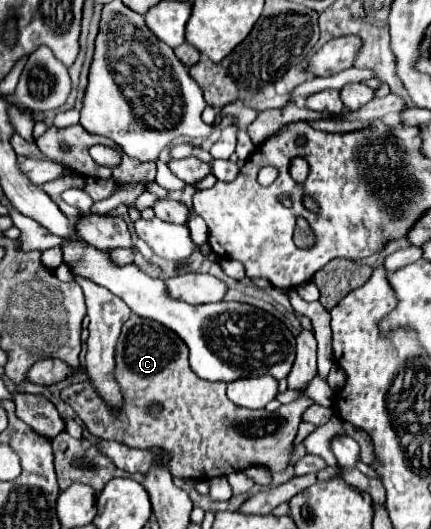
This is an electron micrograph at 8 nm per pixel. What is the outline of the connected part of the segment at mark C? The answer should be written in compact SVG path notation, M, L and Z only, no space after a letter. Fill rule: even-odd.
M136 314L124 322L116 344L114 380L120 384L122 410L110 410L106 406L84 368L72 368L60 358L38 360L26 372L28 382L42 386L60 384L72 378L78 384L74 412L82 418L90 434L104 440L116 440L130 448L160 446L170 452L168 468L172 476L192 480L212 478L214 468L226 466L232 470L266 466L272 472L284 472L294 454L294 438L302 414L312 404L308 398L298 398L292 404L280 406L276 412L236 406L228 400L224 382L202 380L194 374L188 364L188 346L176 332ZM150 402L160 402L164 406L160 418L152 418L146 412L146 404Z

